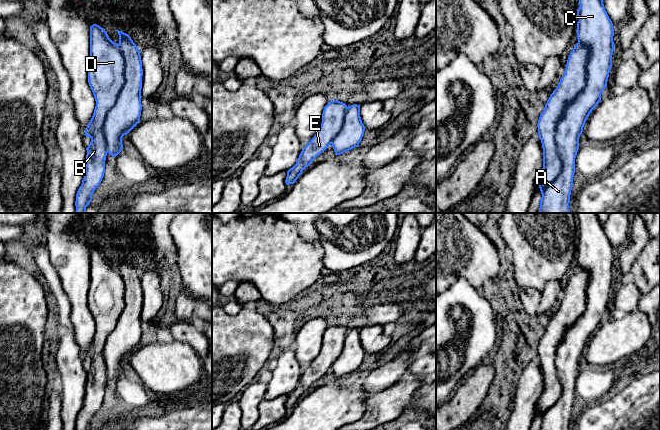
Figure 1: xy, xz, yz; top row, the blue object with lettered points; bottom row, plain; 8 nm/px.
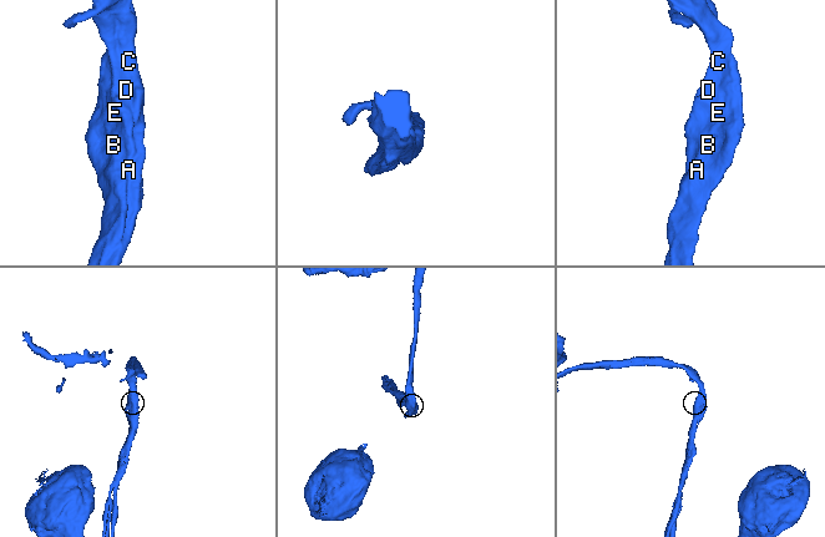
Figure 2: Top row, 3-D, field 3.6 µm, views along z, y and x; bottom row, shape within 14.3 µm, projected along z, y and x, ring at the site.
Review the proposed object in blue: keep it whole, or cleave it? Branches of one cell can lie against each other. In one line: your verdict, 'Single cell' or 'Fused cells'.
Fused cells

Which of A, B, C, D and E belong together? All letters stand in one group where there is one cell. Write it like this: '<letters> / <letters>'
A C / B D E

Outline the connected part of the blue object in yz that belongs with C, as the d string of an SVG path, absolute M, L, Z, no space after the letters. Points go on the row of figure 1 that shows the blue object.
M579 0L579 6L580 8L577 10L579 21L576 32L578 43L589 48L587 79L584 89L574 101L566 106L562 117L557 122L555 141L563 167L559 176L543 191L538 213L570 213L569 203L575 173L575 158L579 149L579 138L590 113L601 100L601 94L607 87L609 72L612 68L612 55L615 45L613 42L614 30L603 0Z

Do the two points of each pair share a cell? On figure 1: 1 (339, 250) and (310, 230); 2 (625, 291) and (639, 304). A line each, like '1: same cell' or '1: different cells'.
1: same cell
2: same cell

